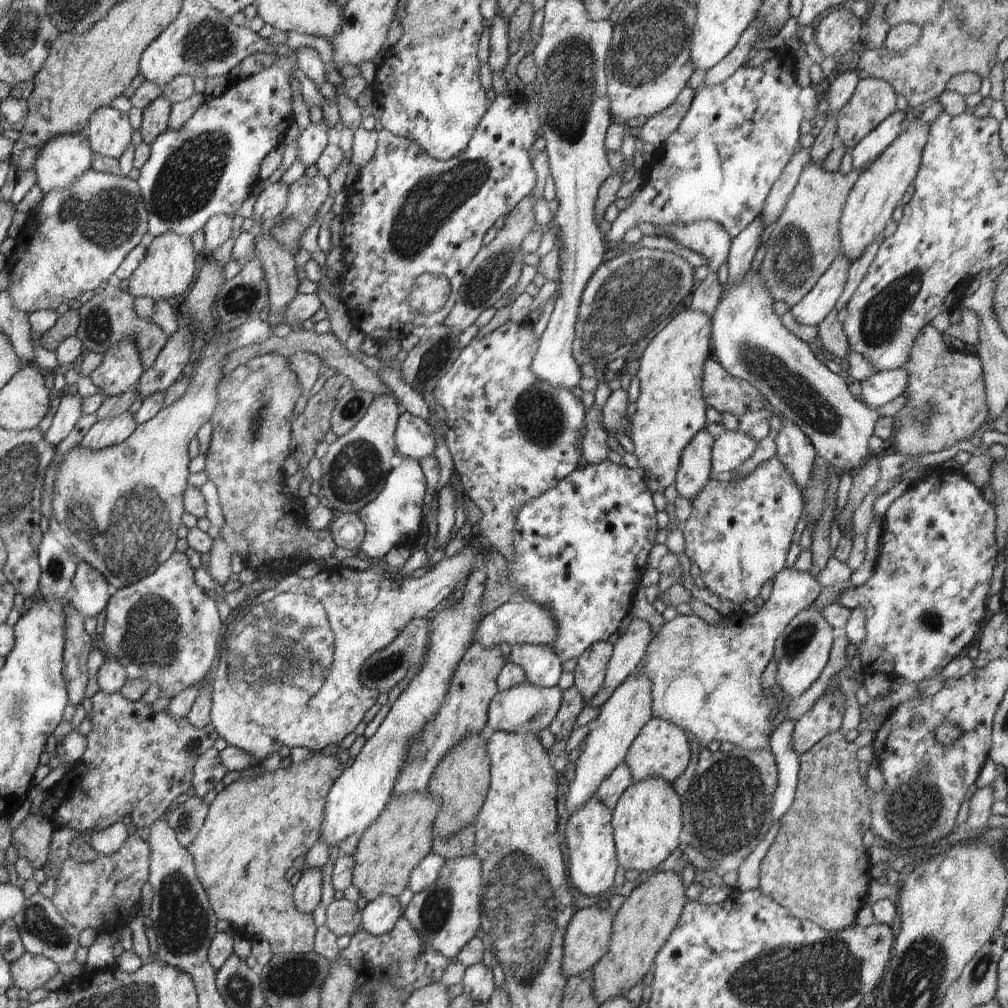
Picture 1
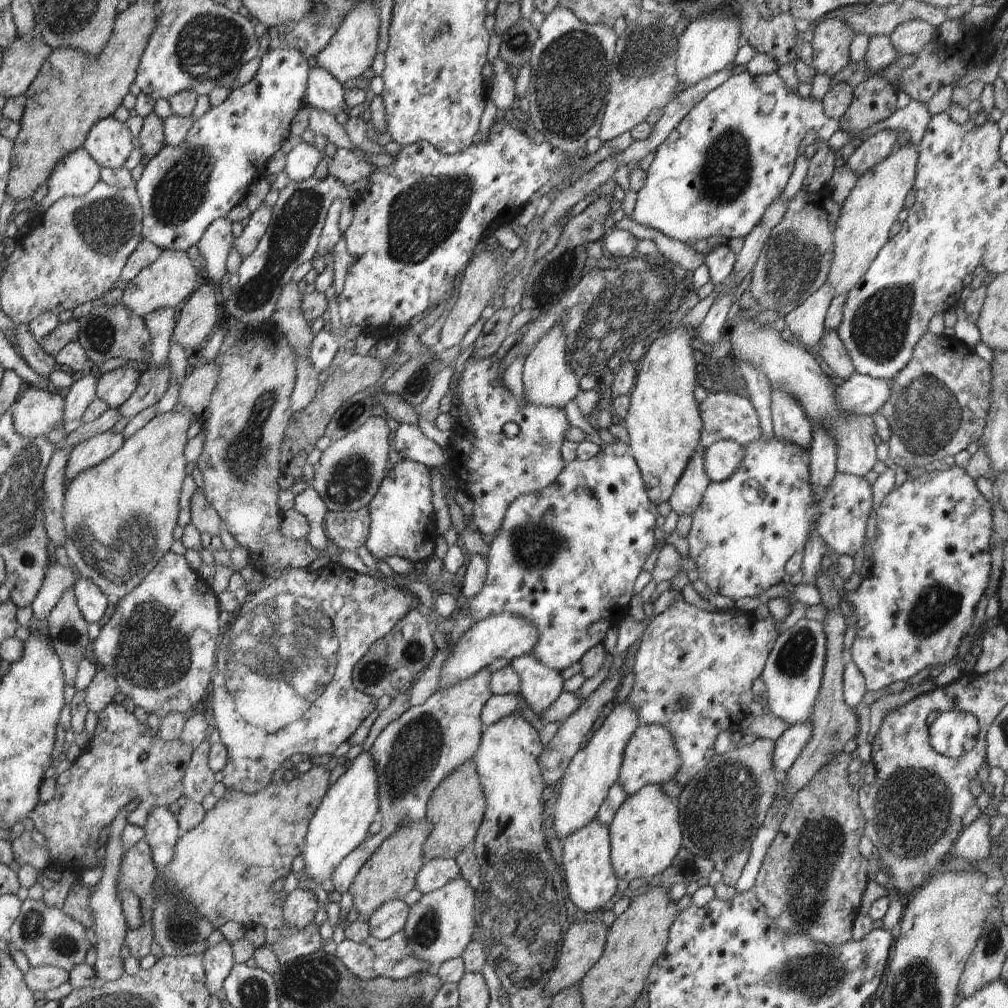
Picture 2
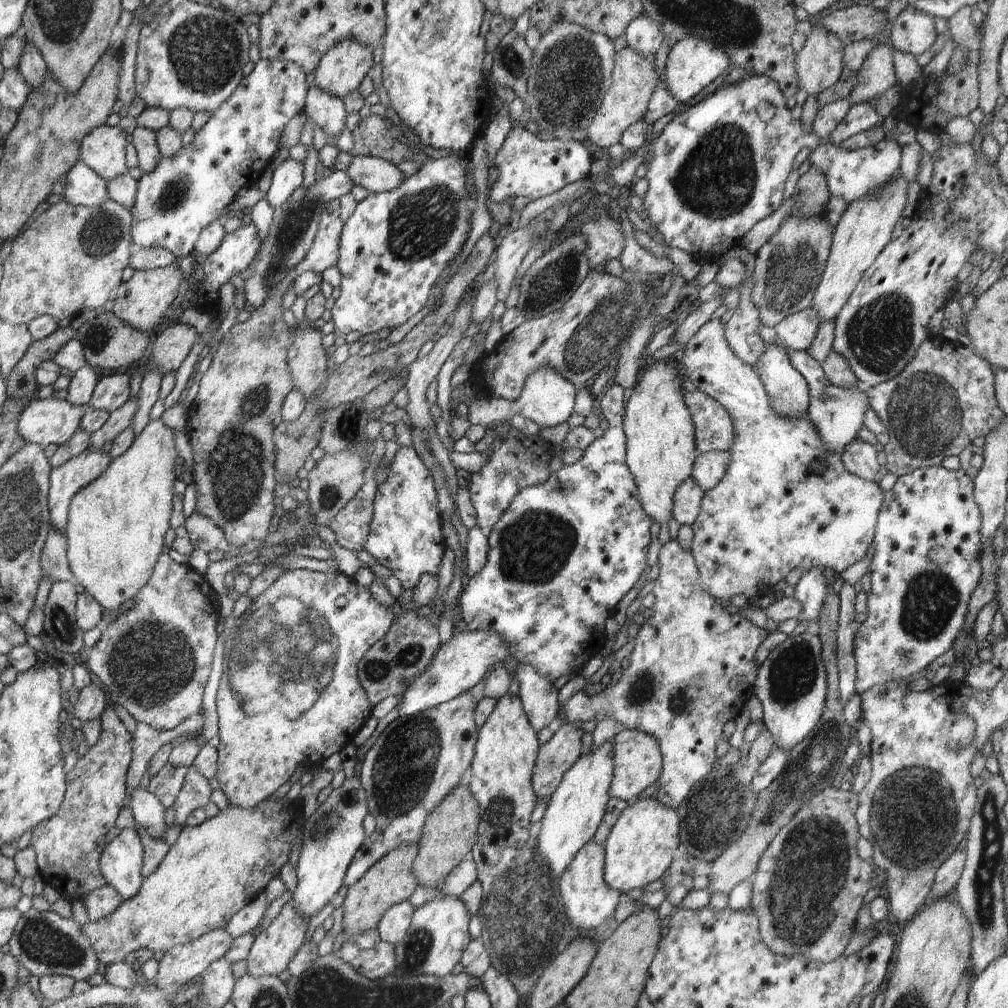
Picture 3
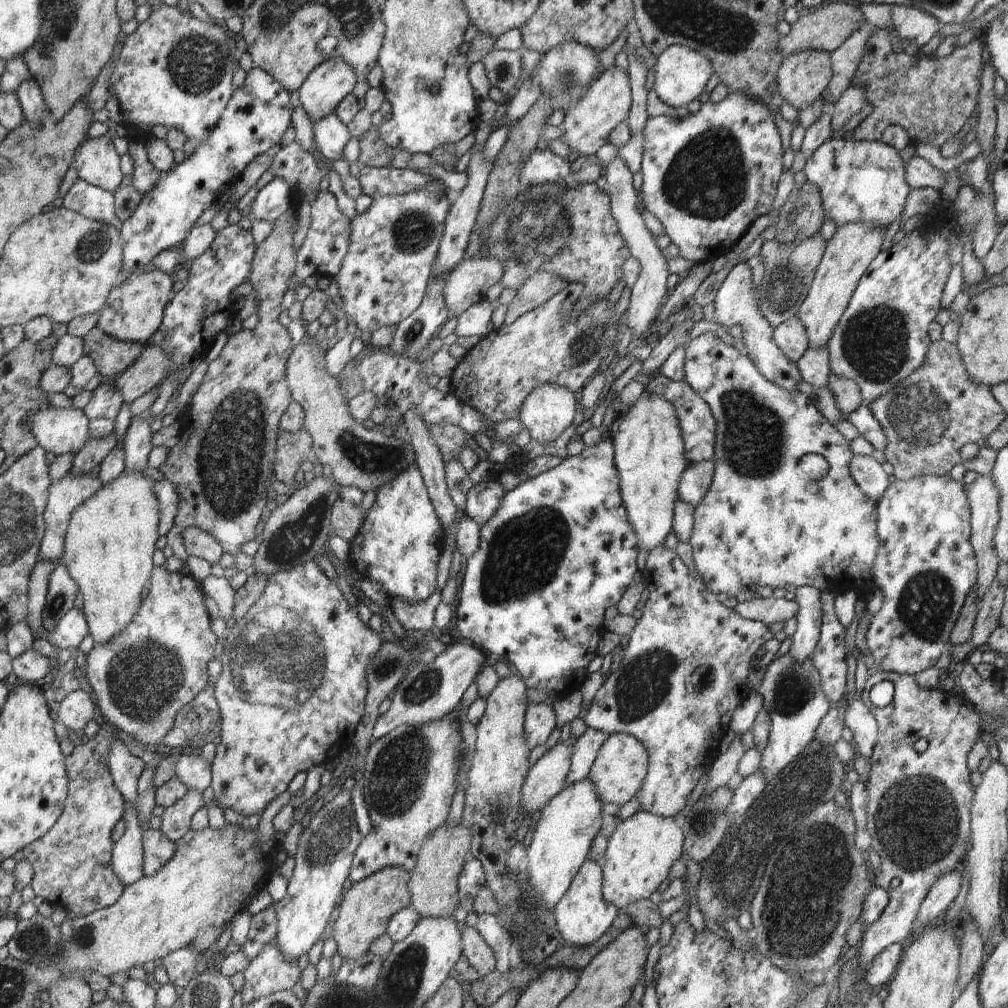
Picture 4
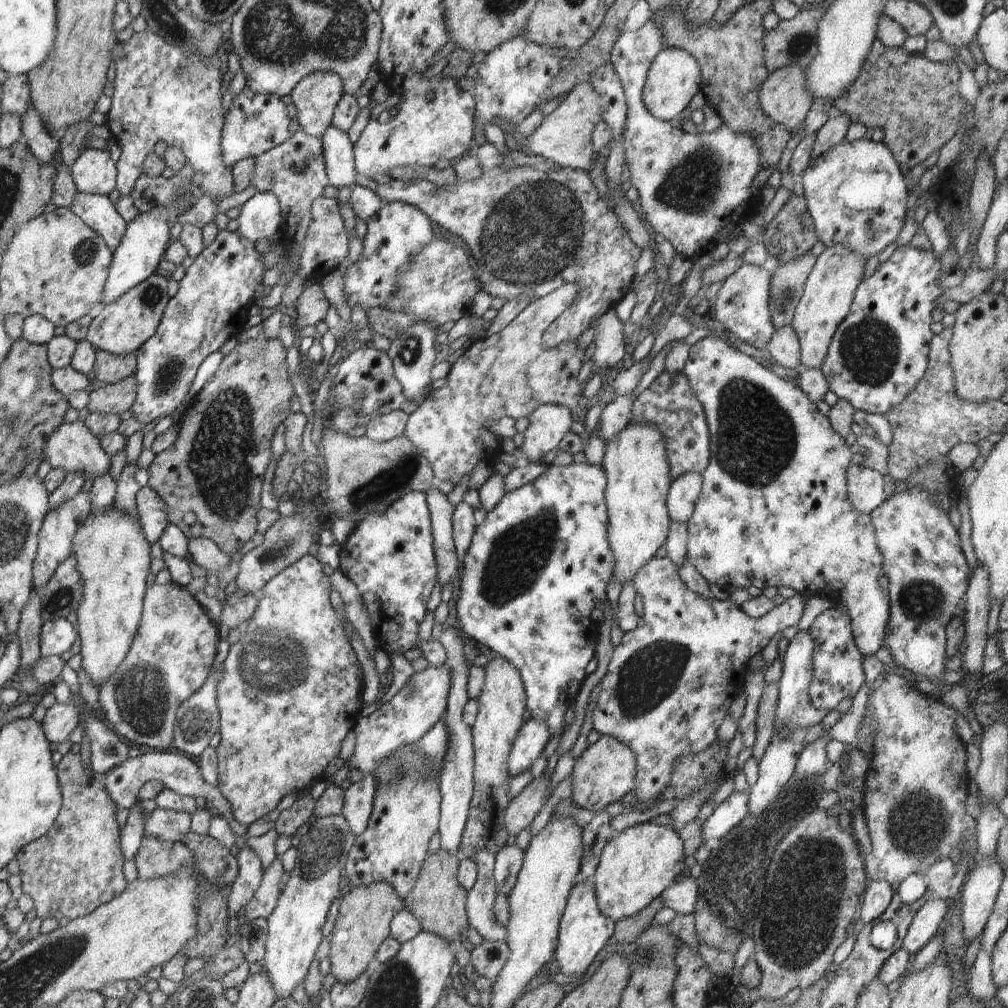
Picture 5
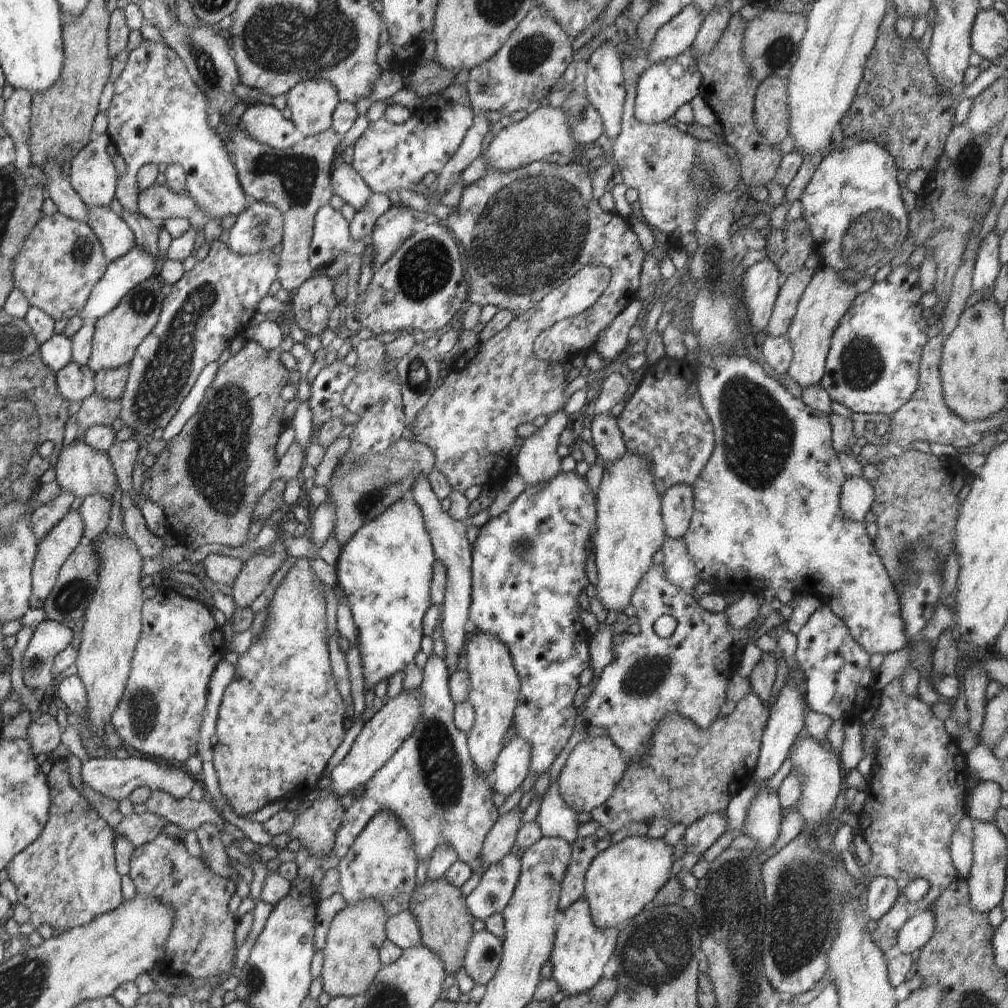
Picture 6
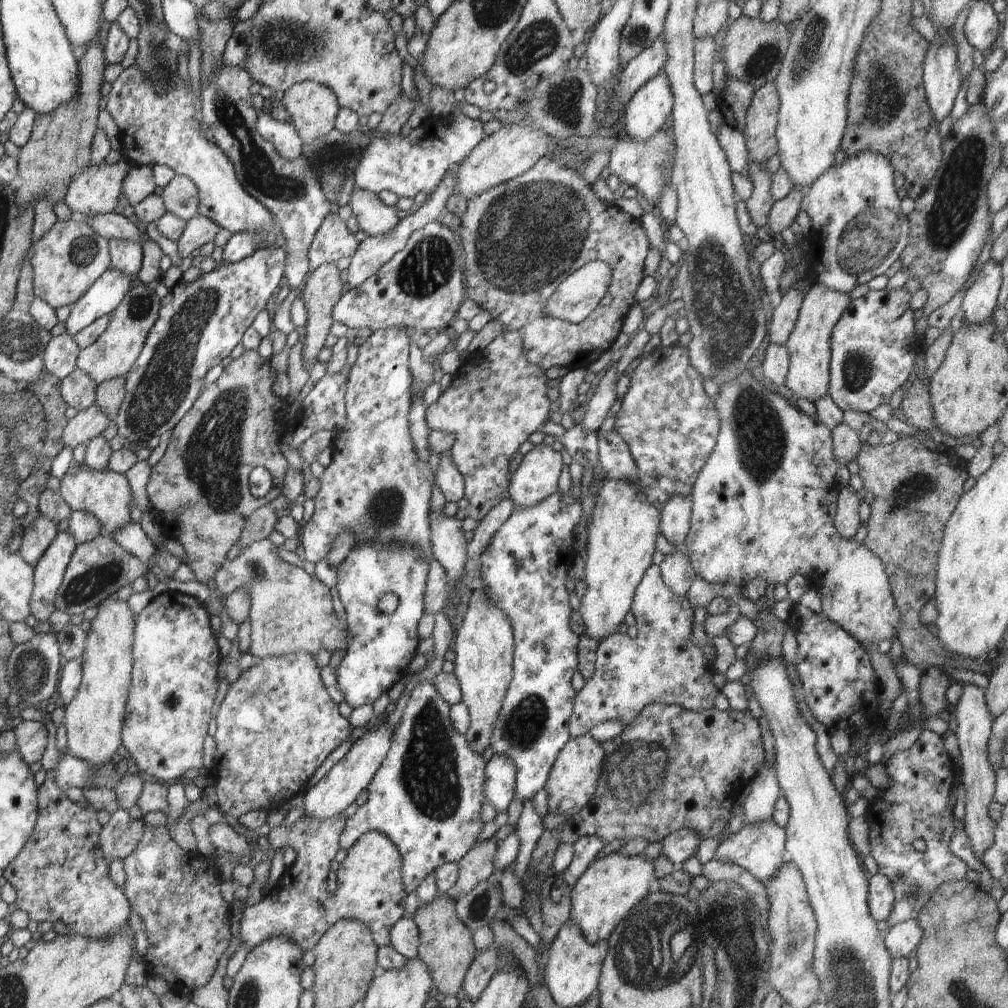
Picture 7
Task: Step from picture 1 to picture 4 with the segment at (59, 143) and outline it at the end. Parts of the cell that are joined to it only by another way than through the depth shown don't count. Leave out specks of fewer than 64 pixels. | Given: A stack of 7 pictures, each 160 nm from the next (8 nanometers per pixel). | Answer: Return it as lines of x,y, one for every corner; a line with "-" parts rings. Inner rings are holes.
76,180
66,196
63,207
68,208
88,220
96,220
106,226
114,226
114,230
122,229
123,222
117,218
115,197
113,193
92,186
84,180

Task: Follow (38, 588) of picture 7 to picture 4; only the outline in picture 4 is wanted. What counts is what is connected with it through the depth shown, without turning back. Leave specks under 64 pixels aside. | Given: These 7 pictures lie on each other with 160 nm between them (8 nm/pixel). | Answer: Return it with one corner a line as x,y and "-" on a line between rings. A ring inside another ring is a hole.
66,474
62,480
54,480
48,488
47,506
43,515
45,532
40,544
39,558
42,558
44,562
60,562
64,555
64,544
66,532
70,523
72,512
76,508
80,507
80,504
84,504
90,496
96,495
96,492
100,491
102,482
100,478
96,476
90,476
90,474
84,474
84,476
74,476
74,474

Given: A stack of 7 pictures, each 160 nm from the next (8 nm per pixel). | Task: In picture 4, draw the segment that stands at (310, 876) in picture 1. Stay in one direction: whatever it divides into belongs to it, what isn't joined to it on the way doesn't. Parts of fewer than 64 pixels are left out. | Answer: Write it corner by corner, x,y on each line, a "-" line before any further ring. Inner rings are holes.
275,939
268,942
244,972
244,1006
276,992
291,991
300,976
296,960
286,960

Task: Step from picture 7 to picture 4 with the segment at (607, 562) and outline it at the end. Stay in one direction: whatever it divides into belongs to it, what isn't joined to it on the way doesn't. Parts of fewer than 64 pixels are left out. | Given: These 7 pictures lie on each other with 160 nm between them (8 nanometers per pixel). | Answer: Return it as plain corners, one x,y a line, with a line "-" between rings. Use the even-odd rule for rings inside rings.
642,394
620,422
620,428
612,438
612,446
628,524
632,524
632,532
636,532
638,550
650,552
663,544
673,531
673,511
679,500
678,484
688,466
684,460
684,444
672,404
660,396

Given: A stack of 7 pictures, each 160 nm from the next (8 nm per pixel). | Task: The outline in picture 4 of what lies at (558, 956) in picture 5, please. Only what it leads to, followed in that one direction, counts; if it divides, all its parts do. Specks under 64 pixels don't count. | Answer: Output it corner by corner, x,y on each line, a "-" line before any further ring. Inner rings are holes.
586,859
580,870
576,873
574,880
570,883
568,892
562,896
558,906
554,908
554,920
556,928
562,938
569,946
578,948
596,944
610,930
616,920
619,910
614,904
606,904
602,896
602,867
592,860

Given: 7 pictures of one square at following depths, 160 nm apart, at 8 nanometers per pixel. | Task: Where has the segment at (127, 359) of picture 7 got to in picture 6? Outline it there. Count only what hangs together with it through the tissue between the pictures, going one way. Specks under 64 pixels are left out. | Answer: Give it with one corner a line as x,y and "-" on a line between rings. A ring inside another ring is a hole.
157,275
151,277
132,288
112,312
95,322
92,353
87,365
92,373
120,368
120,366
129,365
132,362
138,346
158,323
165,298
162,294
162,287
163,283

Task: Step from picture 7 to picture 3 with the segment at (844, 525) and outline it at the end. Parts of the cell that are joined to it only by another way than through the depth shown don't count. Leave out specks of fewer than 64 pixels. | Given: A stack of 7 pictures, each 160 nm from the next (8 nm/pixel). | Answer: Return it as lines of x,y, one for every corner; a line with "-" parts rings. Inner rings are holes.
859,437
844,448
842,464
851,474
875,483
881,467
878,464
876,447
863,442

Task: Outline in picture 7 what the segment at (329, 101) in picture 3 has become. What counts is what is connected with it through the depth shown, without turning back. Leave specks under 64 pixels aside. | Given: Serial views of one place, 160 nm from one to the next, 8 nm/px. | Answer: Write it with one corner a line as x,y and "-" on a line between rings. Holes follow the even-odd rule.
356,186
351,190
348,204
359,224
359,230
369,232
371,236
390,232
399,221
394,206
384,204
373,192
362,190

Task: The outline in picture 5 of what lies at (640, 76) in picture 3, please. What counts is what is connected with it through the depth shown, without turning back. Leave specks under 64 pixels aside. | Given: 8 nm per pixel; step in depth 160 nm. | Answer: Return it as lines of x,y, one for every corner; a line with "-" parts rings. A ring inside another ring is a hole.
578,82
562,100
560,106
548,116
544,117
540,126
533,134
526,137
518,137
513,149
519,150
527,156
543,158
552,161
560,167
582,169
590,174
592,168
592,155
595,152
592,144
592,130
602,120
598,96
588,82

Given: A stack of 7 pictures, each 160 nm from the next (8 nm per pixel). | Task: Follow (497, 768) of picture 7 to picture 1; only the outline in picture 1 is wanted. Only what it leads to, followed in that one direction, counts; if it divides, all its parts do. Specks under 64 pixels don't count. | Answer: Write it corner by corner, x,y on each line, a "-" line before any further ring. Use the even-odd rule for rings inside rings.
515,644
511,648
510,662
525,670
527,680
536,687
556,687
562,667
559,656
546,644

